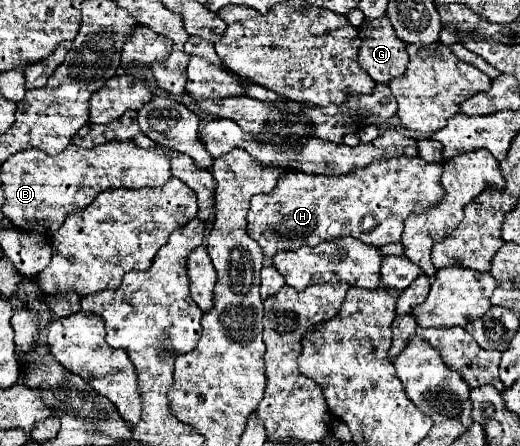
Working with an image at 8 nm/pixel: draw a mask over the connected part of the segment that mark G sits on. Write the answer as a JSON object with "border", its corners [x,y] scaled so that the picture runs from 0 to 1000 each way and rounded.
{"border":[[[744,36],[725,45],[702,45],[690,58],[690,85],[690,143],[725,188],[748,188],[756,175],[779,166],[779,99],[760,81],[760,67]]]}

